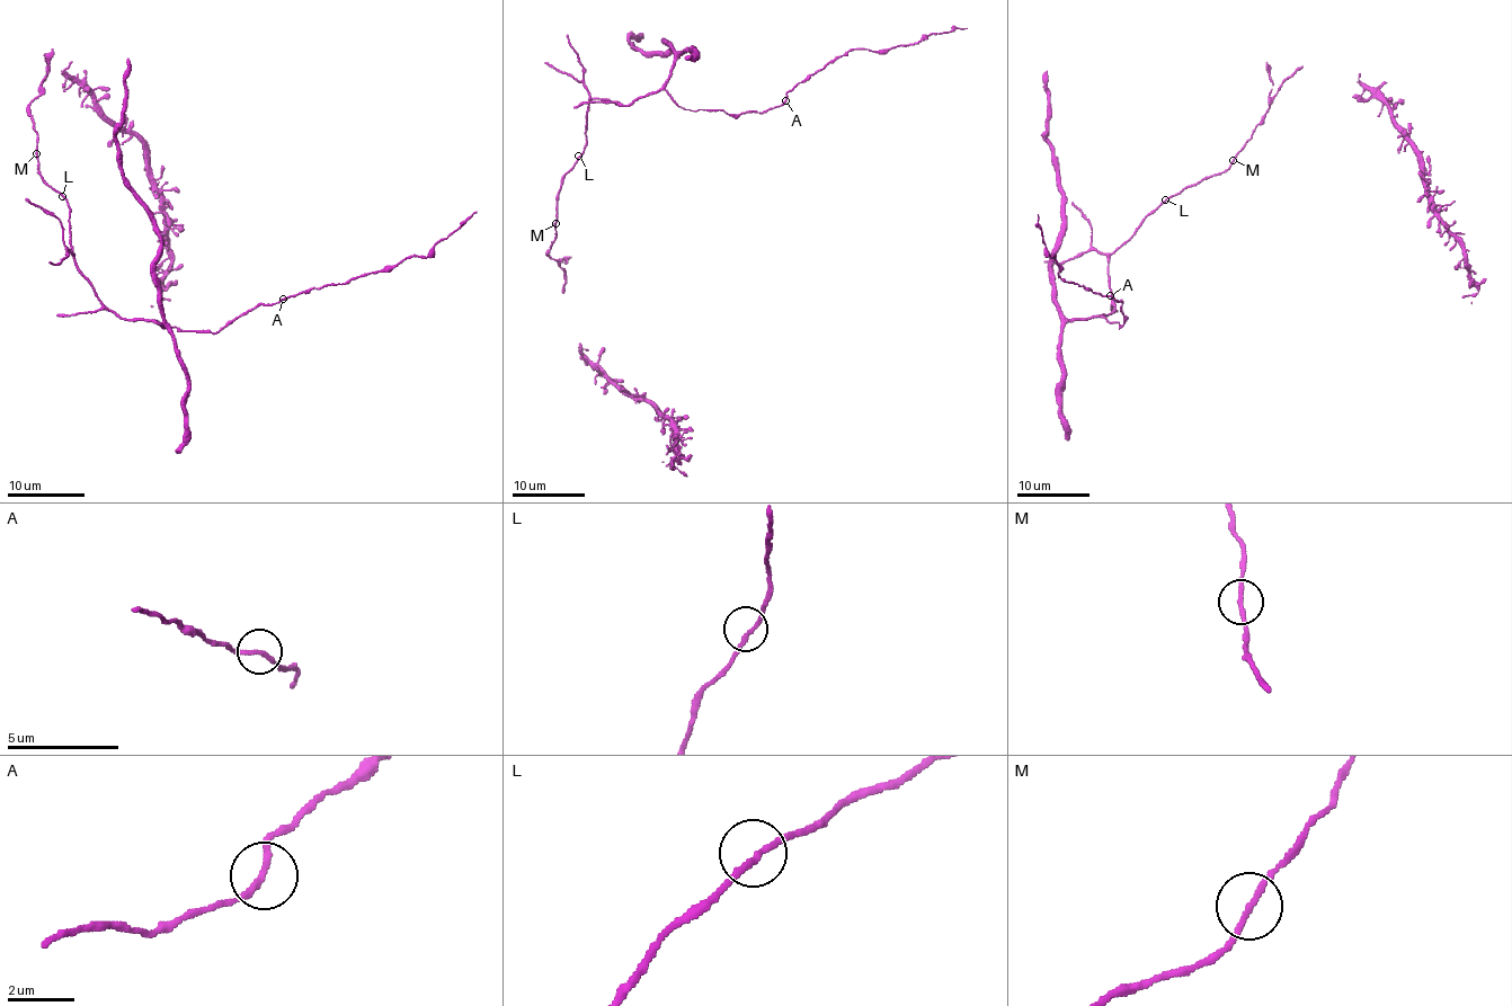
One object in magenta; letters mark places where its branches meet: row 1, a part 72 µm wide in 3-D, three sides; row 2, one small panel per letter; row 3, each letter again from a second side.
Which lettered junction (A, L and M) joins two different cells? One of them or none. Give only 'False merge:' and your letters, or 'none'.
False merge: none

